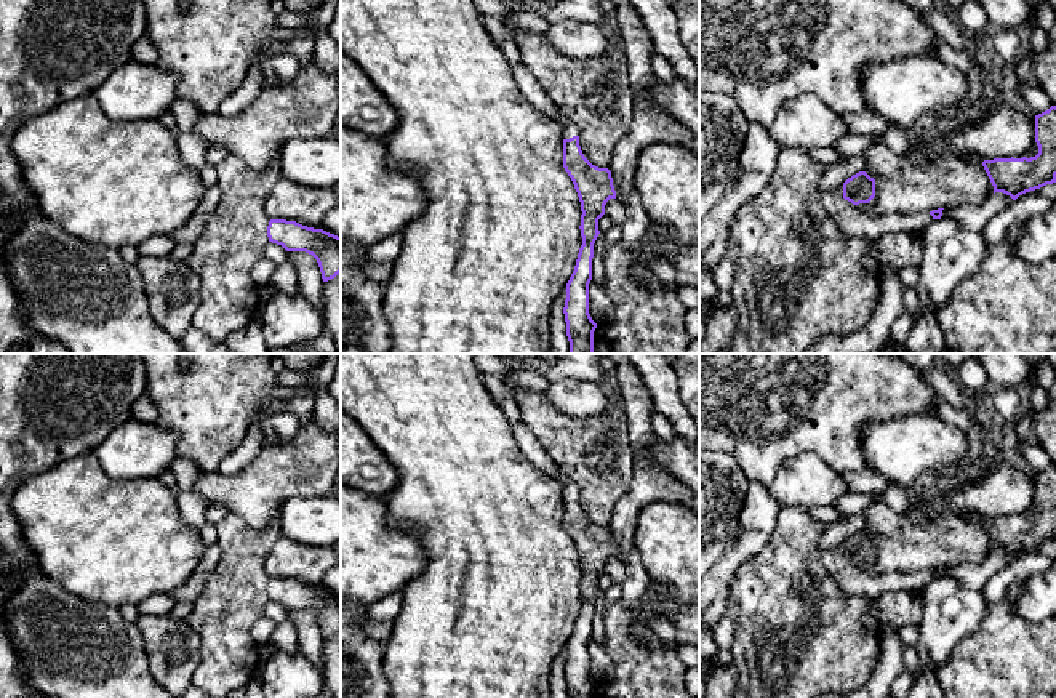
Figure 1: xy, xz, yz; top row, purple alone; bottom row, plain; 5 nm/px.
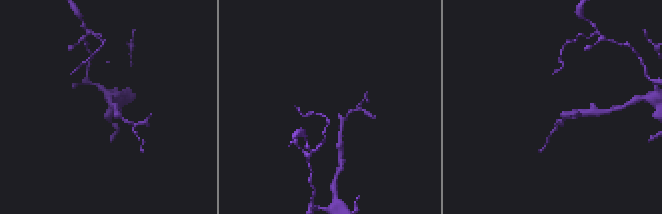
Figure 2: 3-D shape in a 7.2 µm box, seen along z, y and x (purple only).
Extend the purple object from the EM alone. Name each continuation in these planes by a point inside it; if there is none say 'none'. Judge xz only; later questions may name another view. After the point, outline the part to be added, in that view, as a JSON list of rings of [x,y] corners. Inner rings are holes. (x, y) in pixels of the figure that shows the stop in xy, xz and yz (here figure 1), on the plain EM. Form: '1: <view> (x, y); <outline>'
1: xz (570, 489); [[[562,471],[558,472],[558,475],[555,479],[562,482],[563,498],[579,495],[579,490],[576,488],[576,485],[571,480],[568,480]]]

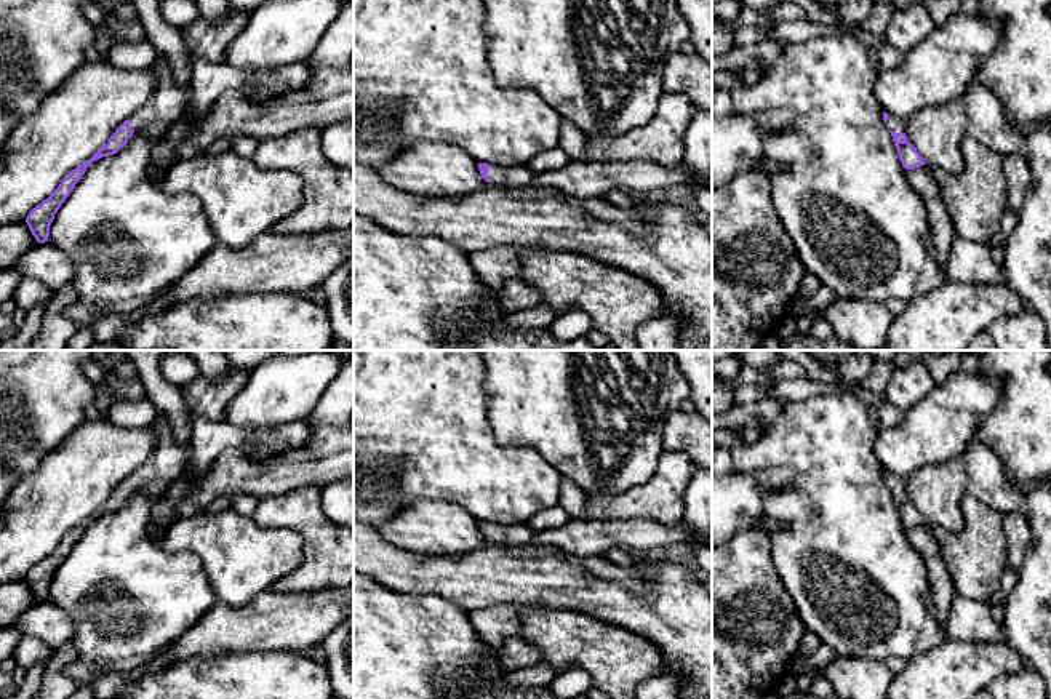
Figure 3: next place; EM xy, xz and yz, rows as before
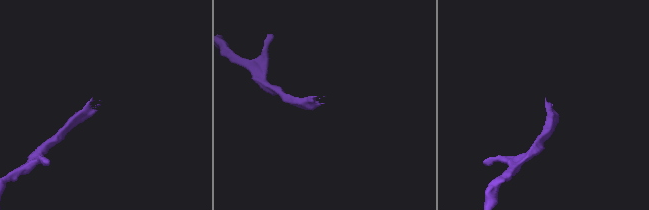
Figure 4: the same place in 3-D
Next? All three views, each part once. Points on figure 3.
1: yz (893, 482); [[[889,473],[886,486],[894,491],[905,491],[905,480],[899,478],[894,473]]]

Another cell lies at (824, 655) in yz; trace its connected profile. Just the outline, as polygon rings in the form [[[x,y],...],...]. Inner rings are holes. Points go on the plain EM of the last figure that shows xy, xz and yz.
[[[821,643],[821,646],[808,656],[795,654],[787,672],[800,675],[811,669],[825,669],[835,657],[835,651],[829,645]]]

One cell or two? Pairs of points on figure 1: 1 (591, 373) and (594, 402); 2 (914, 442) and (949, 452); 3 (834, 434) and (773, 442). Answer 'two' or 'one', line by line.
1: two
2: one
3: one

